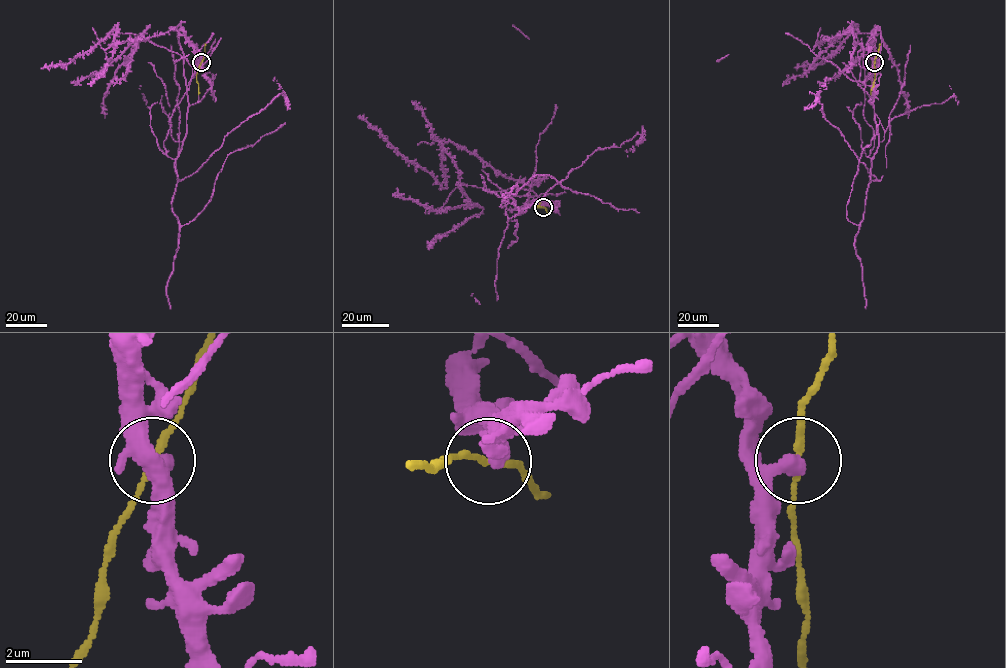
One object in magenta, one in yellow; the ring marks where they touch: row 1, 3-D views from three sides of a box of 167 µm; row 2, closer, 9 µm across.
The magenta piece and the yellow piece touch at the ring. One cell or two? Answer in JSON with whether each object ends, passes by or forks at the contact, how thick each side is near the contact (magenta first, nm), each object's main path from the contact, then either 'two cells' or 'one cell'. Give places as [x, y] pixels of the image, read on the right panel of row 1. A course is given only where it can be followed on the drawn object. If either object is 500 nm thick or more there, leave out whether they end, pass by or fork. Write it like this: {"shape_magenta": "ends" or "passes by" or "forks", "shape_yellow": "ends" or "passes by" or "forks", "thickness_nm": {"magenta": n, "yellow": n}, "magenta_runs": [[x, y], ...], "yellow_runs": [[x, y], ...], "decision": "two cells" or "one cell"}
{"shape_magenta": "ends", "shape_yellow": "passes by", "thickness_nm": {"magenta": 400, "yellow": 160}, "magenta_runs": [[874, 62], [876, 88], [869, 100], [878, 146], [859, 225], [846, 217], [846, 207], [861, 154], [879, 122]], "yellow_runs": [[875, 62], [871, 94]], "decision": "one cell"}

